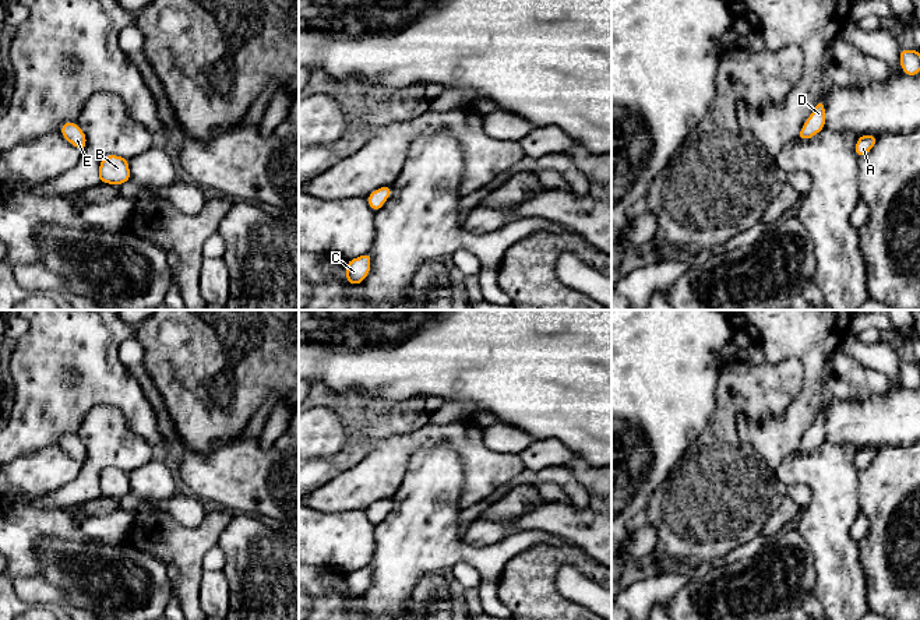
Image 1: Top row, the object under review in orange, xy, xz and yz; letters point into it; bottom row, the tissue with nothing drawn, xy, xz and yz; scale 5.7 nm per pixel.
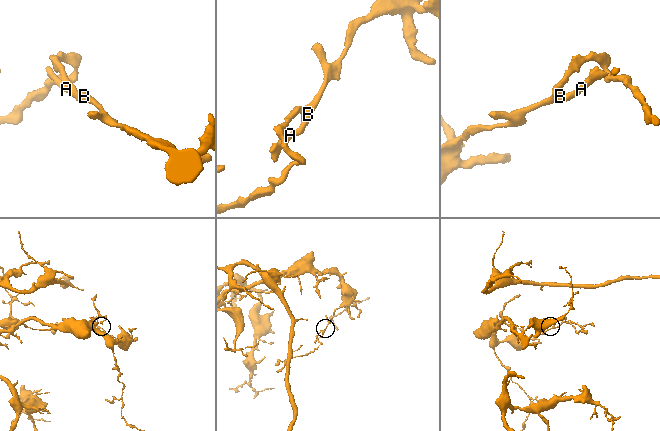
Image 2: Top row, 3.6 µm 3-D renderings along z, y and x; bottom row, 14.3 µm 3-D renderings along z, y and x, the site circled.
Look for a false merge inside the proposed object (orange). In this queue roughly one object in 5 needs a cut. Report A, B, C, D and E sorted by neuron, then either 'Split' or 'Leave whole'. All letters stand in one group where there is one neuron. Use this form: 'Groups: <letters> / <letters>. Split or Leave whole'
Groups: A B C D E. Leave whole

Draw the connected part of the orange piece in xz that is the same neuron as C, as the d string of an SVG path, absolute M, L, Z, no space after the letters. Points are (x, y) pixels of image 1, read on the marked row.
M366 254L352 258L346 263L346 282L349 285L360 285L370 274L371 254Z

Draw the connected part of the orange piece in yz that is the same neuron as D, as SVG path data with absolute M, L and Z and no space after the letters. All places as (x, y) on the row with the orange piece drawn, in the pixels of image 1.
M818 99L813 113L804 121L804 126L800 130L797 140L810 140L824 128L825 128L825 103L824 101Z

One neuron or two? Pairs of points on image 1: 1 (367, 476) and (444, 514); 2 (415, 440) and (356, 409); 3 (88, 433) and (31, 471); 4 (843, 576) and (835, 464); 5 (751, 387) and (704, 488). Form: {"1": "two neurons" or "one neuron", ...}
{"1": "two neurons", "2": "two neurons", "3": "two neurons", "4": "one neuron", "5": "one neuron"}

